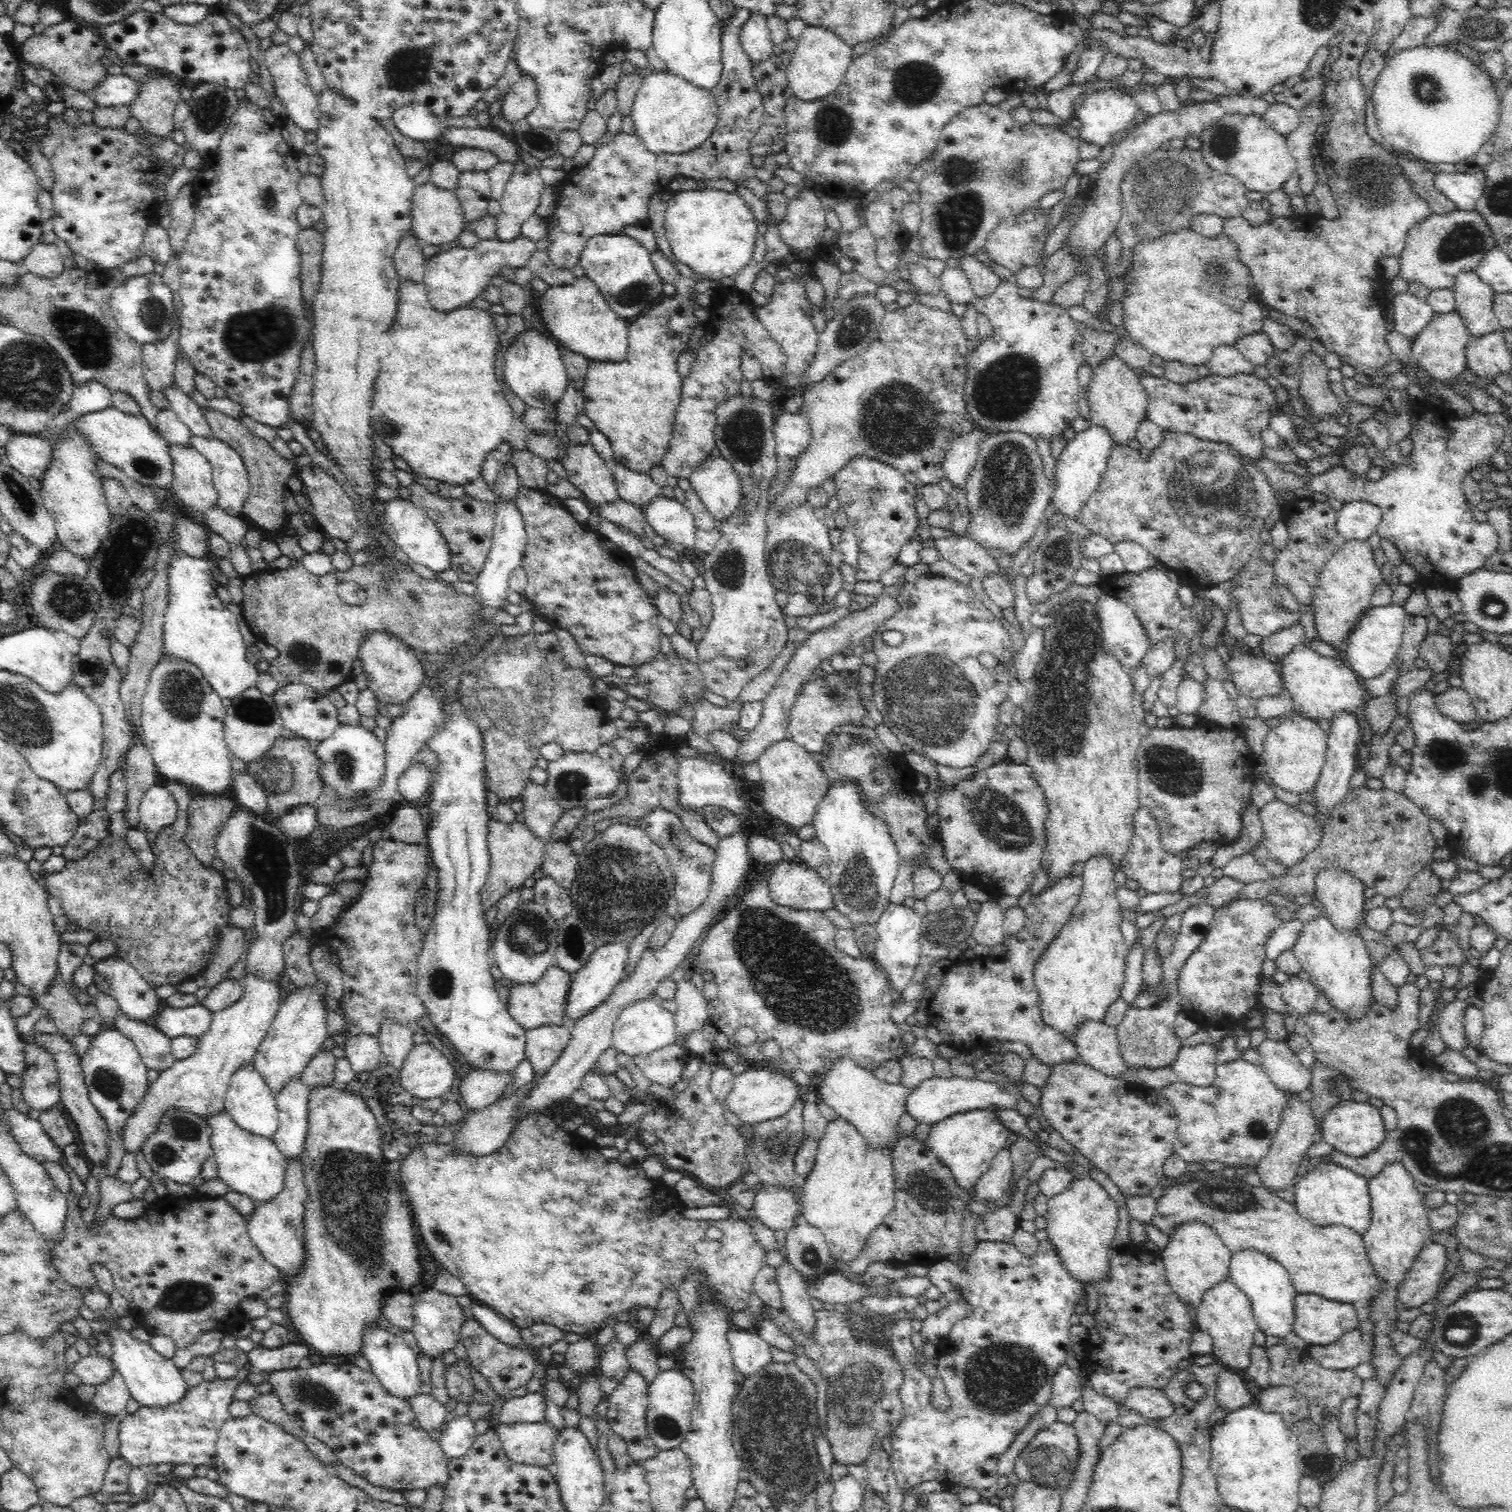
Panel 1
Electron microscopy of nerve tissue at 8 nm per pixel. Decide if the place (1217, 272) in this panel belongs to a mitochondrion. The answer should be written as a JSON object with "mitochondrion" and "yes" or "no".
{"mitochondrion":"yes"}

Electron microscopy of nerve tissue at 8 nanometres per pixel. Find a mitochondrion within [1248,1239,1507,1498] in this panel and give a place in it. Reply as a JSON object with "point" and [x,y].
{"point":[1461,1330]}

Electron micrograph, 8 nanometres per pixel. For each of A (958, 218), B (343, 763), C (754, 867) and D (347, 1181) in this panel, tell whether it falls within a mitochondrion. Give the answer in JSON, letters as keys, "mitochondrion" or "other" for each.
{"A":"mitochondrion","B":"mitochondrion","C":"other","D":"mitochondrion"}

